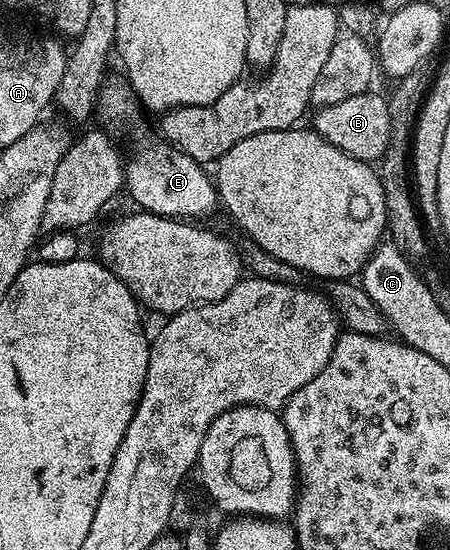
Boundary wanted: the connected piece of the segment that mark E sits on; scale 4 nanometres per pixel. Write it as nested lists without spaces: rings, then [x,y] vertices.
[[[156,139],[147,141],[135,149],[135,161],[128,160],[125,165],[125,189],[131,192],[131,197],[136,201],[138,208],[144,213],[156,213],[162,217],[176,219],[203,219],[214,211],[215,205],[220,204],[218,192],[212,174],[204,166],[196,163],[185,151],[181,151],[169,141]]]

